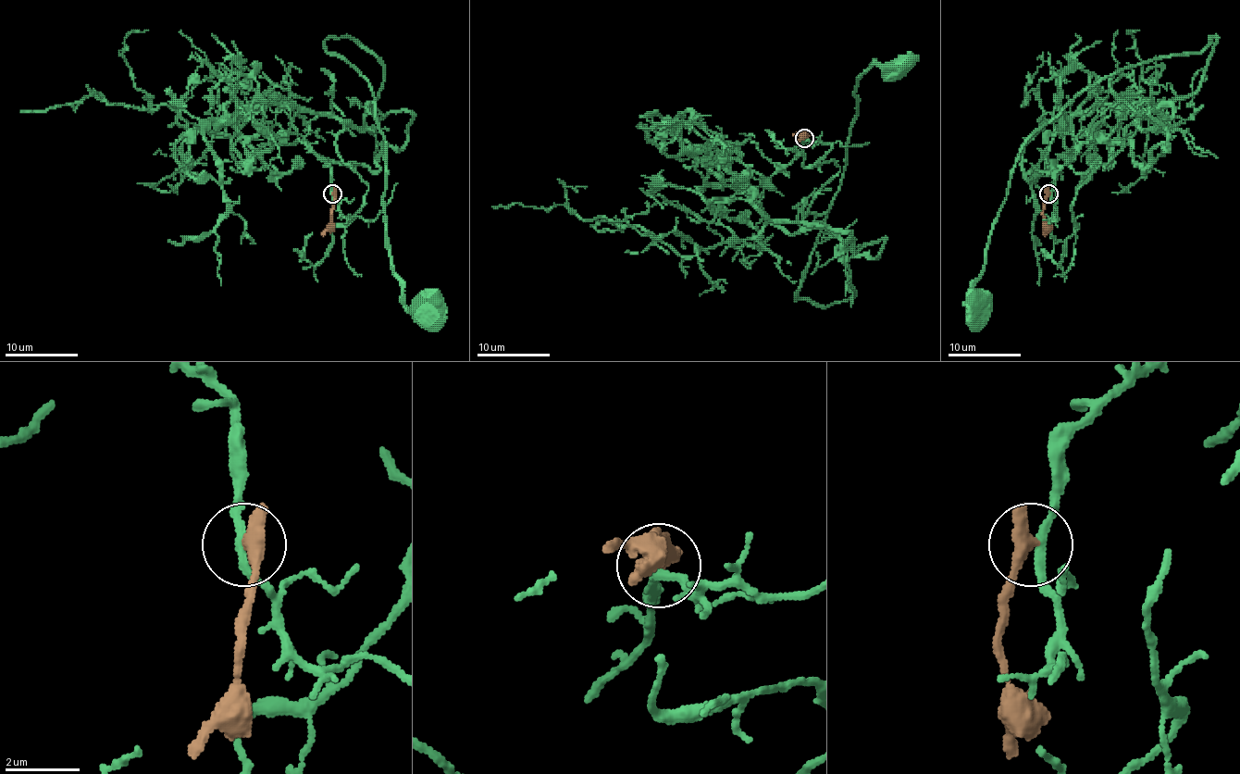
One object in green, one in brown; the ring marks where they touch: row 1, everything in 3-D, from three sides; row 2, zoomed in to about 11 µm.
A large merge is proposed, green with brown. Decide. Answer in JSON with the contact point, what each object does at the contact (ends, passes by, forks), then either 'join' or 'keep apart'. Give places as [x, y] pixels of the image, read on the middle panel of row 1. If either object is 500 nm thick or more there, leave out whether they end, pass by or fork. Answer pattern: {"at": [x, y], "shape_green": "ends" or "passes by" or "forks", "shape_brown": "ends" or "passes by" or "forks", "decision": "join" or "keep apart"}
{"at": [804, 138], "shape_green": "passes by", "shape_brown": "ends", "decision": "keep apart"}

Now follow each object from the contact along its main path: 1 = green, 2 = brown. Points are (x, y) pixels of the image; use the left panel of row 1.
1: (332, 194), (289, 106), (368, 131), (383, 68), (328, 37), (370, 85), (392, 270), (410, 309), (428, 305)
2: (332, 194), (332, 223), (323, 236)

